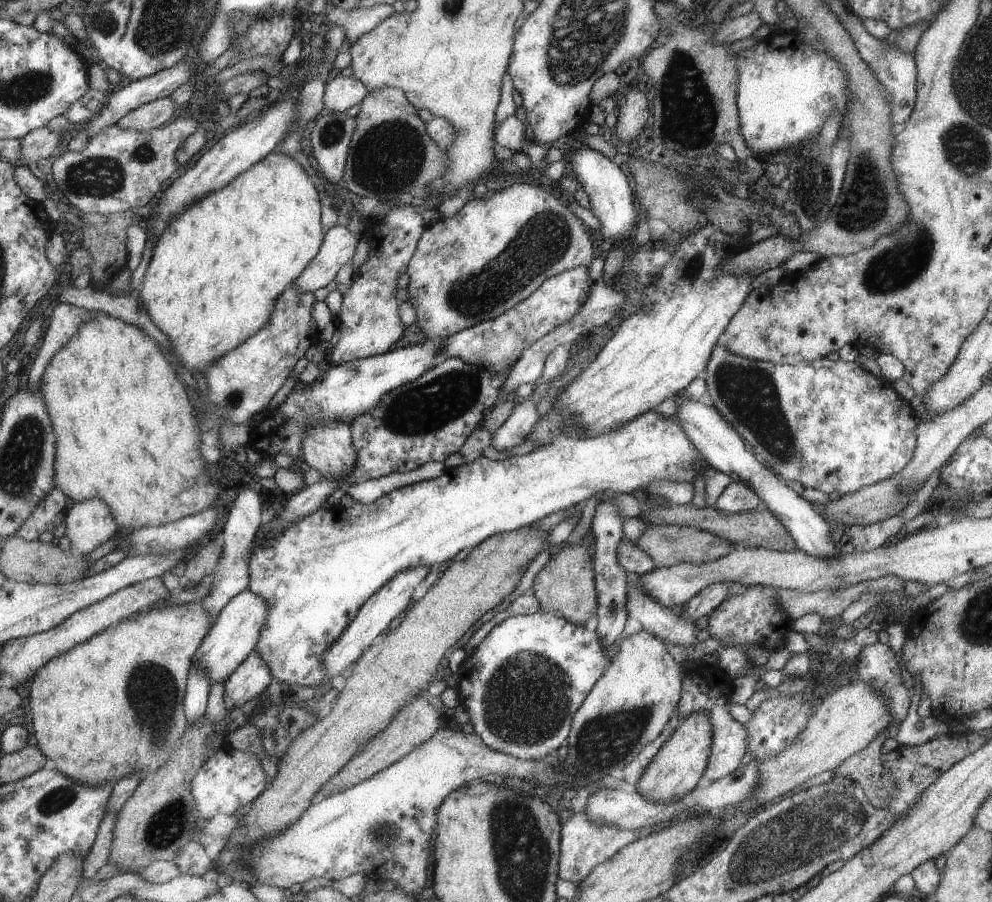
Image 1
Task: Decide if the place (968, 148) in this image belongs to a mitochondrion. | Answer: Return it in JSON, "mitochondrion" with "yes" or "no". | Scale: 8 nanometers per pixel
{"mitochondrion":"yes"}

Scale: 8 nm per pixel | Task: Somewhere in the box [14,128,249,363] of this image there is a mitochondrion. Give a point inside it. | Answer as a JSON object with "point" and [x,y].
{"point":[94,177]}

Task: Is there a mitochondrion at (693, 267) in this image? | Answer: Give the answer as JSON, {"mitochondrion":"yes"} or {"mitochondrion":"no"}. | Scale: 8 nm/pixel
{"mitochondrion":"yes"}

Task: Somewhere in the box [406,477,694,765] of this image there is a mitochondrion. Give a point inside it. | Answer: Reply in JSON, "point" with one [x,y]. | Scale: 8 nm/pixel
{"point":[525,702]}

